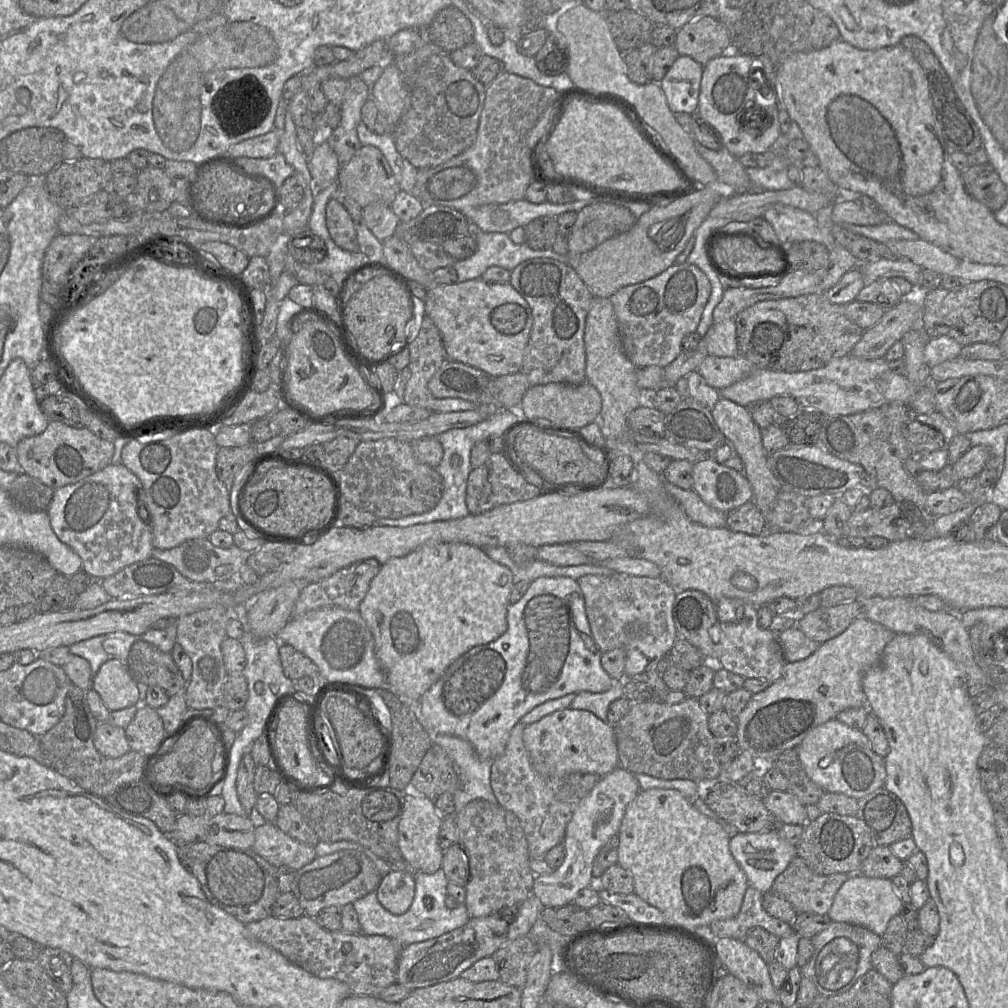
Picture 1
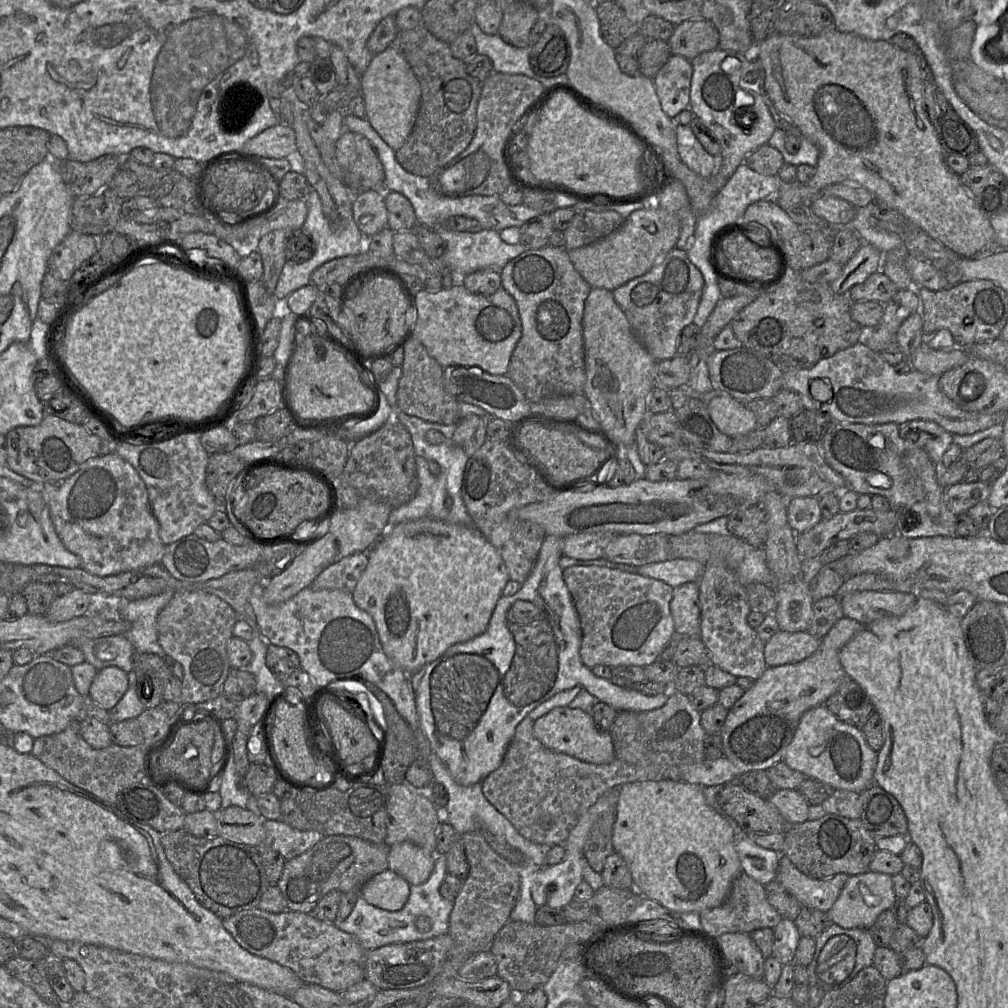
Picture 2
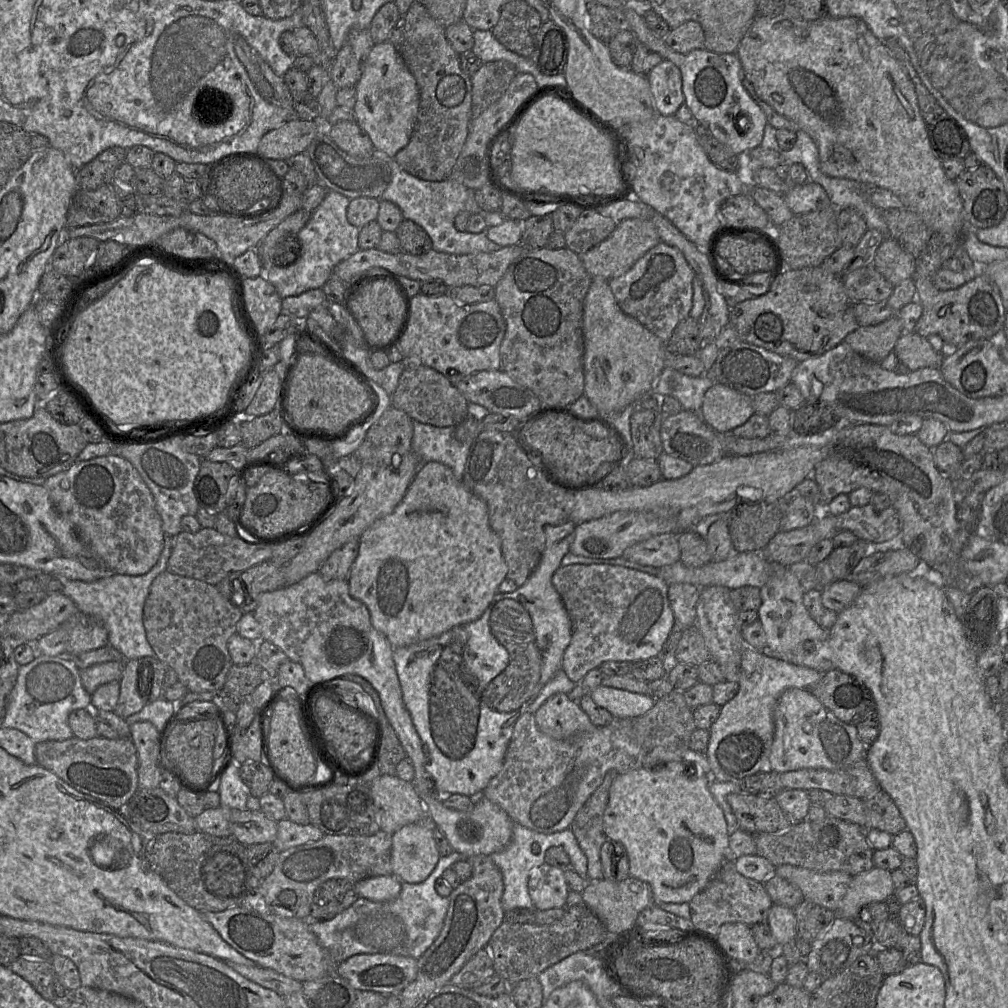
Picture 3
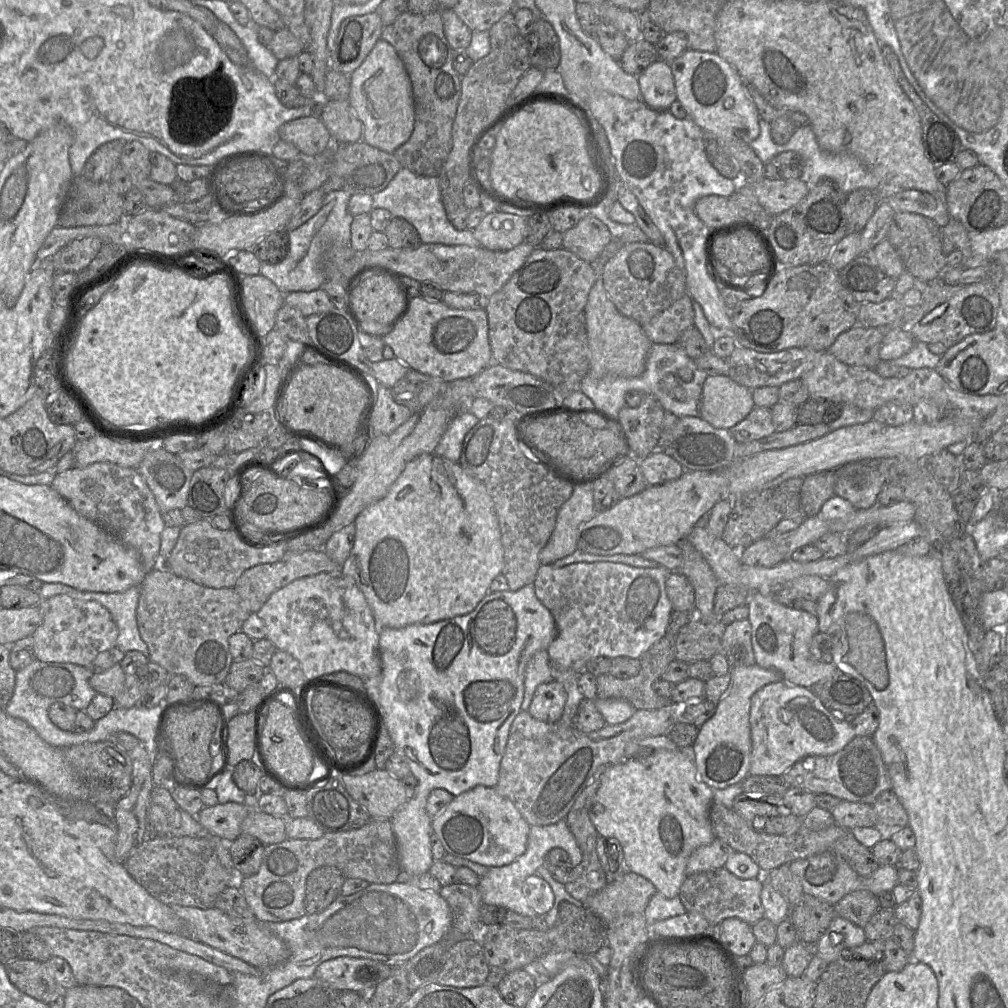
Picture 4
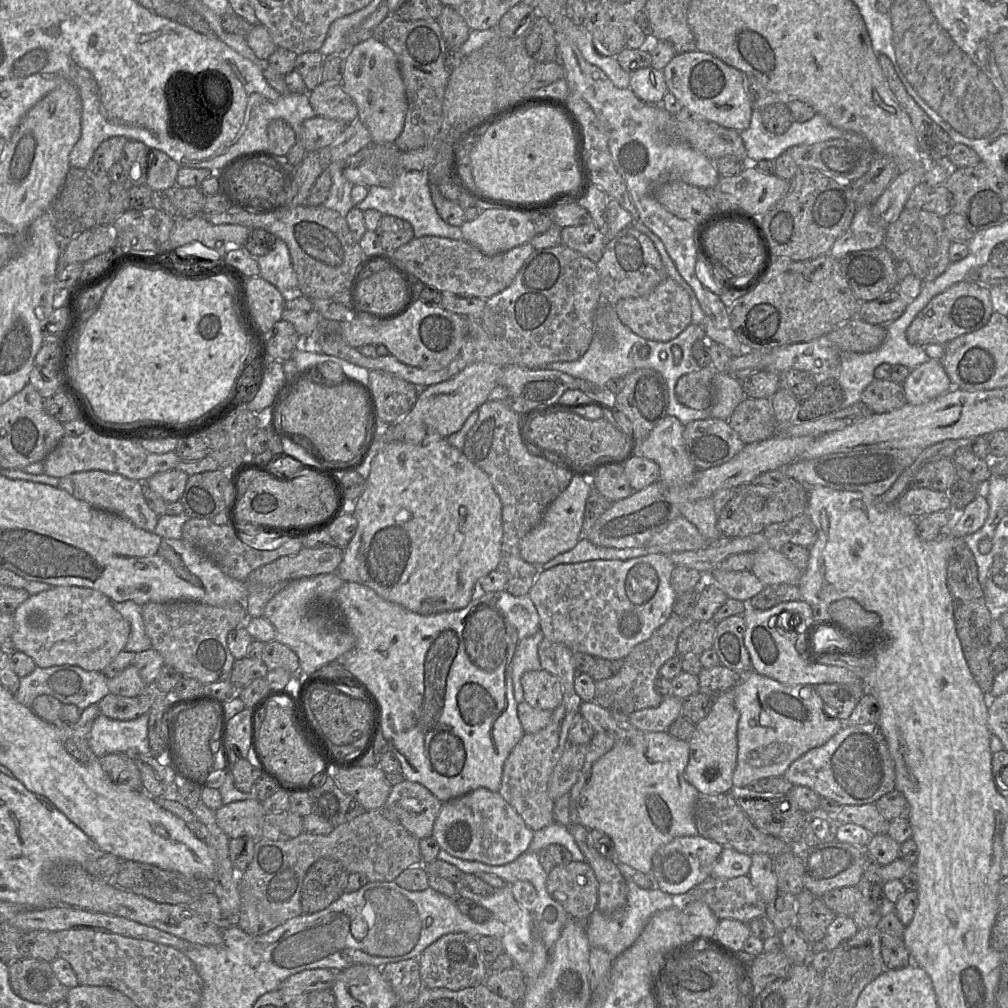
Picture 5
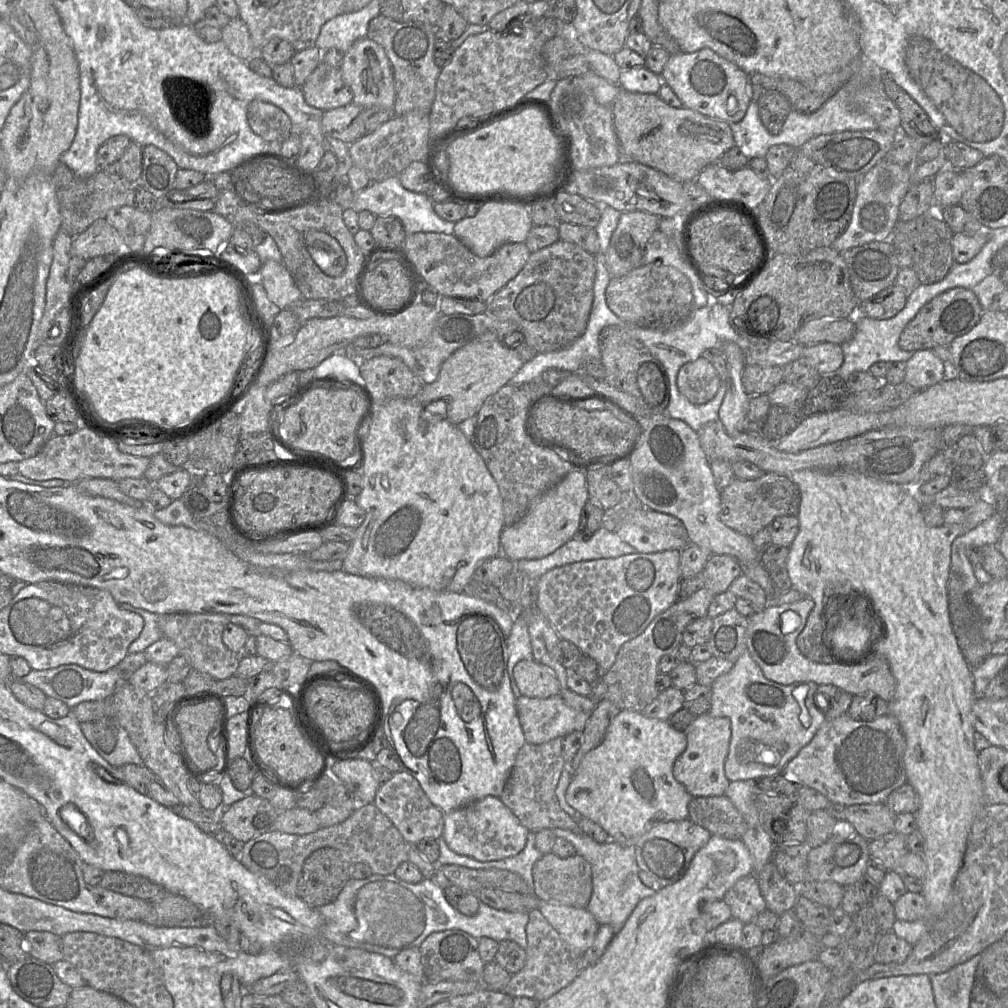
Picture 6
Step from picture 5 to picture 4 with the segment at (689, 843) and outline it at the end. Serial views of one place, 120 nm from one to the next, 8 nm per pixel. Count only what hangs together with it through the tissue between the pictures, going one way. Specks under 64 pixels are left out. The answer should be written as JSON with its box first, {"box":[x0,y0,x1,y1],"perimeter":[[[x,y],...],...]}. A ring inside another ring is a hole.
{"box":[686,839,735,875],"perimeter":[[[714,839],[712,843],[701,846],[691,853],[686,864],[686,875],[722,868],[728,857],[735,852],[727,843]]]}

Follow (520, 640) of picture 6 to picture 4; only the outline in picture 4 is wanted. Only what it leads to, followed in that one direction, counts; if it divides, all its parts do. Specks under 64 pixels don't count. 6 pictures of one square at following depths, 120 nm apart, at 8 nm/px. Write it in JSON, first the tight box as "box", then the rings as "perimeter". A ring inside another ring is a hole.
{"box":[521,650,554,711],"perimeter":[[[547,650],[534,654],[525,669],[524,697],[521,711],[527,711],[536,688],[545,682],[554,680],[551,674],[551,660]]]}

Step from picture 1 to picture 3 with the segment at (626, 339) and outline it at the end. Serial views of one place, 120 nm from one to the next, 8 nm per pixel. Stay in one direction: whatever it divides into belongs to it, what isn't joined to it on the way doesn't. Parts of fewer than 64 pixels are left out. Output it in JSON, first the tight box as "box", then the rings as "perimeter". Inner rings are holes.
{"box":[609,242,694,343],"perimeter":[[[660,242],[642,256],[625,274],[609,280],[620,309],[667,343],[678,324],[692,308],[694,272],[683,254]]]}

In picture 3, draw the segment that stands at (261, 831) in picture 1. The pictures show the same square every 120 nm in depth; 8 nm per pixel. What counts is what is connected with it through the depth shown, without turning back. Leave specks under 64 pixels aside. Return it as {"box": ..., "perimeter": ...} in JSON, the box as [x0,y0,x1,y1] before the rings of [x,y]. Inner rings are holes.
{"box":[273,818,323,852],"perimeter":[[[284,818],[277,821],[277,833],[273,844],[281,852],[307,842],[317,841],[323,836],[323,832],[310,823],[301,825]]]}

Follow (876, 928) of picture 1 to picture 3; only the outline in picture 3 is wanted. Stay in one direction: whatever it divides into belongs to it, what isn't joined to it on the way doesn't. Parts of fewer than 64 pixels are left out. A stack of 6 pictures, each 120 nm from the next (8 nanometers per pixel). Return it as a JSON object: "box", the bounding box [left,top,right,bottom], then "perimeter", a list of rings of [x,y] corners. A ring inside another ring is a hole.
{"box":[835,866,895,920],"perimeter":[[[874,866],[872,869],[852,877],[847,892],[839,903],[835,913],[837,916],[853,920],[863,906],[871,902],[885,902],[885,900],[893,894],[895,894],[895,888],[892,881],[891,871]]]}

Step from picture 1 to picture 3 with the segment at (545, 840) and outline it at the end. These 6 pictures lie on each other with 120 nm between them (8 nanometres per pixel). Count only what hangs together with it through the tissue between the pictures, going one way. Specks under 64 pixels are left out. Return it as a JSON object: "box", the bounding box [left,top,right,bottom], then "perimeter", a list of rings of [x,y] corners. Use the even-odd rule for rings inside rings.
{"box":[483,711,646,834],"perimeter":[[[526,711],[515,722],[503,766],[483,790],[483,795],[524,827],[544,834],[559,832],[570,828],[578,810],[603,782],[609,770],[619,774],[640,769],[646,753],[635,740],[609,724],[572,739],[554,739],[541,732],[534,715]]]}

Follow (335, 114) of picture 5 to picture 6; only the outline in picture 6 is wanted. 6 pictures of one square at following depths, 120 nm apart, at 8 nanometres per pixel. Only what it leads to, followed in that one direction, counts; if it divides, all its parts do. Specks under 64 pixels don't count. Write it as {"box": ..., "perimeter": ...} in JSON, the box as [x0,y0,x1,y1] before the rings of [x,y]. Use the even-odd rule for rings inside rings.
{"box":[302,62,353,111],"perimeter":[[[320,62],[302,85],[306,103],[323,111],[353,102],[353,92],[343,80],[341,69]]]}

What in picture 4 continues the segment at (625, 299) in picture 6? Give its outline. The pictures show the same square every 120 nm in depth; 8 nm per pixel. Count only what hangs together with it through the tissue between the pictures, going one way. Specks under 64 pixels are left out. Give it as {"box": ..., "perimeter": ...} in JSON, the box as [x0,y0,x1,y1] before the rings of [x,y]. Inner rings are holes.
{"box":[642,294,694,344],"perimeter":[[[685,294],[669,308],[653,317],[642,329],[654,344],[675,344],[681,334],[694,325],[692,298]]]}

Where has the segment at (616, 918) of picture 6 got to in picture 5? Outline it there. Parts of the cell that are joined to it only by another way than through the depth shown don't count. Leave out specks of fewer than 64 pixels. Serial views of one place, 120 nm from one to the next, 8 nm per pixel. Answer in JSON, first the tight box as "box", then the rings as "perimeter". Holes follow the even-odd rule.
{"box":[527,822,674,957],"perimeter":[[[557,822],[535,831],[527,851],[533,851],[538,854],[539,850],[552,844],[559,844],[567,848],[574,861],[585,861],[583,853],[578,847],[572,834],[568,831],[568,828]],[[632,876],[631,880],[626,880],[626,883],[627,902],[622,910],[620,919],[610,918],[601,913],[597,908],[587,919],[586,933],[591,948],[602,948],[612,957],[617,957],[636,941],[654,914],[674,906],[672,895],[661,891],[659,888],[641,888],[633,881]]]}

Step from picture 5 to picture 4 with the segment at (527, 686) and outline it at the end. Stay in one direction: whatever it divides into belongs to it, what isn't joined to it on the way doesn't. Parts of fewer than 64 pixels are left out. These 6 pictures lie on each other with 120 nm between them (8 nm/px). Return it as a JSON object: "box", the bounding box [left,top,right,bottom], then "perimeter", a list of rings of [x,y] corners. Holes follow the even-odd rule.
{"box":[528,680,567,723],"perimeter":[[[556,680],[540,684],[532,697],[528,712],[537,720],[555,723],[560,720],[567,700],[567,693]]]}

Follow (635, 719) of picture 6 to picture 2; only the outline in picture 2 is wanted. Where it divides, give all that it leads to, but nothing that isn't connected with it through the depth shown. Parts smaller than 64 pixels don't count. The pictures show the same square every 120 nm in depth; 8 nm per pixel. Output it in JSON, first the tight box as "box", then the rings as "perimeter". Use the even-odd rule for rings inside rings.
{"box":[612,779,742,912],"perimeter":[[[671,779],[625,783],[619,788],[612,843],[631,872],[639,894],[671,911],[700,912],[719,906],[728,895],[733,880],[742,871],[735,849],[735,833],[730,824],[710,807],[703,786]]]}

